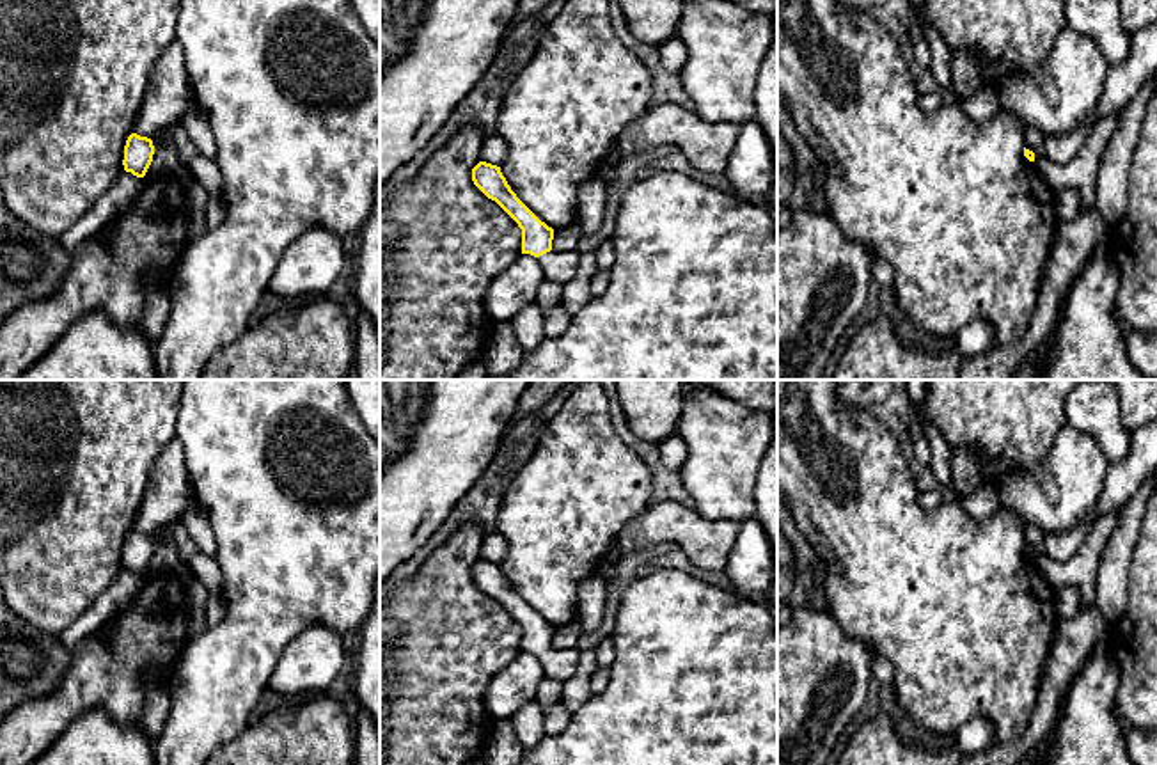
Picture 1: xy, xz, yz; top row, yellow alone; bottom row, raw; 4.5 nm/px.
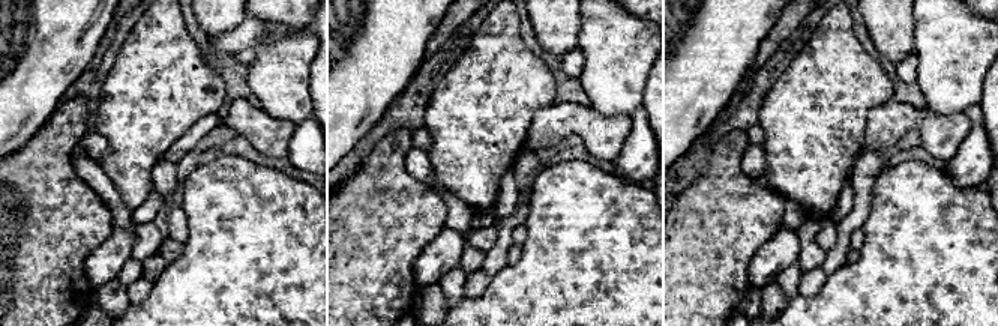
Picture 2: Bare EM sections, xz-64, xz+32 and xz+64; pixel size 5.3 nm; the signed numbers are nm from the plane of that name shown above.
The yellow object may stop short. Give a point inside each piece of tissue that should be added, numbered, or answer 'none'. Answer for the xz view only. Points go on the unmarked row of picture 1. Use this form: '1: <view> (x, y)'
1: xz (559, 664)

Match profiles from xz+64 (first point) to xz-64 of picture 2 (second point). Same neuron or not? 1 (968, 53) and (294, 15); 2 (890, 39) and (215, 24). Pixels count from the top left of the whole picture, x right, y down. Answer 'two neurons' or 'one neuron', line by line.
1: two neurons
2: one neuron

